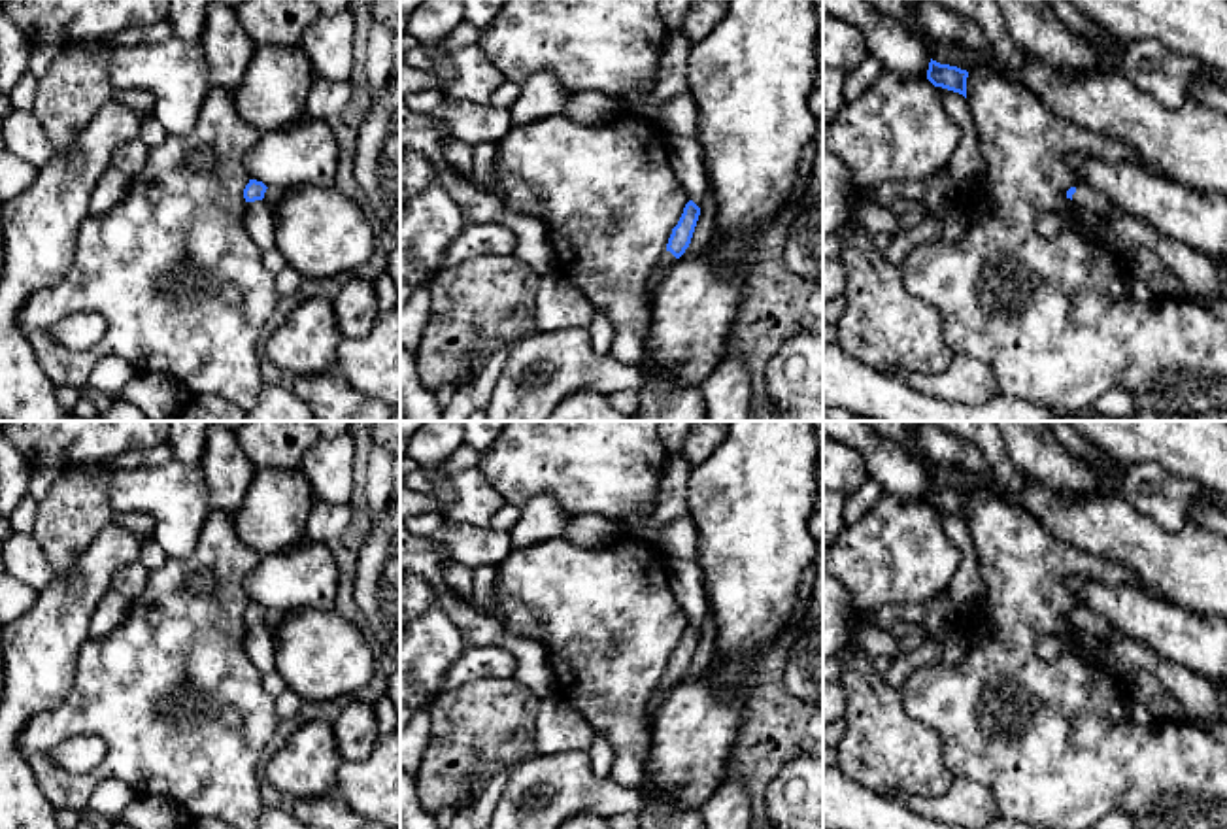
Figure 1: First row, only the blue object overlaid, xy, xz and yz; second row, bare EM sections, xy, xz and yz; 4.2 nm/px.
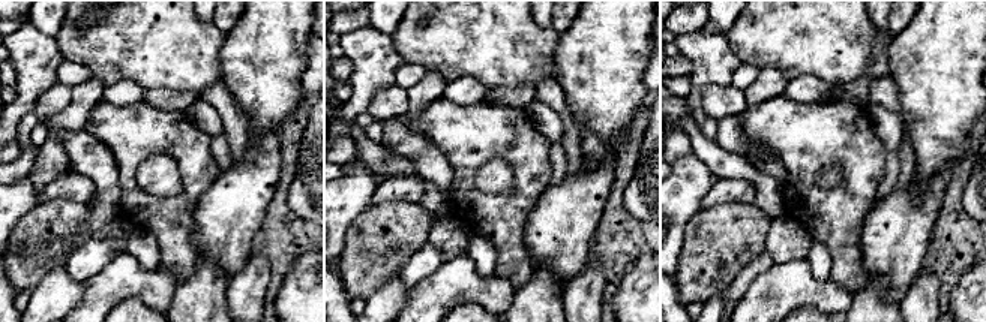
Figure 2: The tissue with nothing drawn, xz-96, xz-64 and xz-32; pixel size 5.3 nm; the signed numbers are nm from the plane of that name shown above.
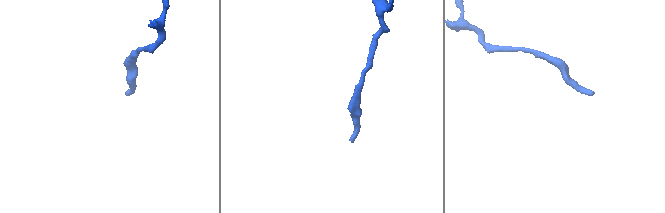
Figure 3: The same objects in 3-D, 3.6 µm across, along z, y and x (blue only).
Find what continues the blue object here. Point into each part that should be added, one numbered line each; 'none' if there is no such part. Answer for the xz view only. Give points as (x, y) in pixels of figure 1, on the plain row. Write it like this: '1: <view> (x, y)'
1: xz (667, 682)

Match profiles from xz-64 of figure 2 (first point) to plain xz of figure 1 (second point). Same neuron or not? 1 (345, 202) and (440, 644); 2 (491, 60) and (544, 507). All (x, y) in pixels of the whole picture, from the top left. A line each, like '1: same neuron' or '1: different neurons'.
1: same neuron
2: different neurons

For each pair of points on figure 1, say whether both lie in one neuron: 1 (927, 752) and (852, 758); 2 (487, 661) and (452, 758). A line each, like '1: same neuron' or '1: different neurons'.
1: same neuron
2: different neurons

